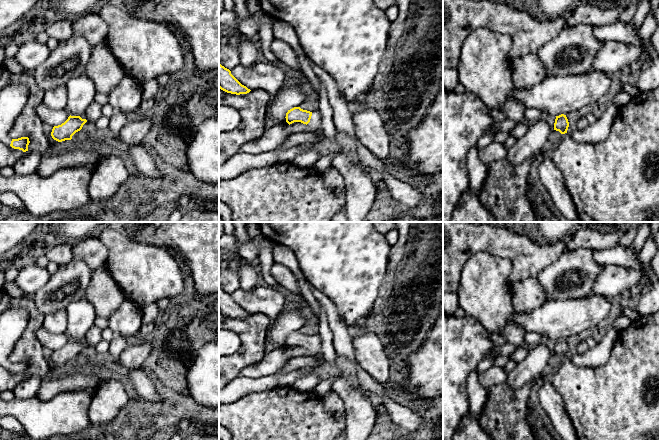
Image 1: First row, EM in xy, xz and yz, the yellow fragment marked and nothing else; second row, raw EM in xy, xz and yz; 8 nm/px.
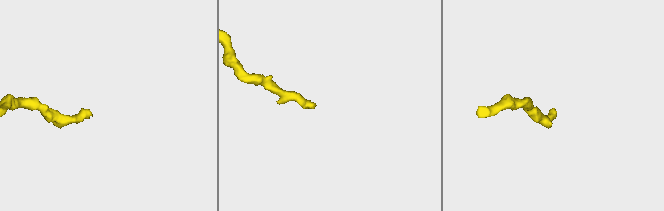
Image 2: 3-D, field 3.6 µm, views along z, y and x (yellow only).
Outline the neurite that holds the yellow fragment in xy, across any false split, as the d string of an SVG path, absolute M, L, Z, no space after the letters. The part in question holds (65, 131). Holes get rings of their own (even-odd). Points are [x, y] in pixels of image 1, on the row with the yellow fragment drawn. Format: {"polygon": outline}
{"polygon": "M93 101L86 109L84 119L80 116L70 115L64 123L53 127L51 136L58 142L71 140L72 136L80 131L87 121L95 124L101 116L102 106L96 101Z"}

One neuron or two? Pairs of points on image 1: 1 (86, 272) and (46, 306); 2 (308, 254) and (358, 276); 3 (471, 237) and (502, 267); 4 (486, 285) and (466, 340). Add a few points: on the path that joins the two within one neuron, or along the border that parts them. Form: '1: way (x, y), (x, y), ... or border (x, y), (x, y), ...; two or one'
1: way (73, 278), (54, 289), (50, 289), (46, 293); one
2: way (320, 254), (336, 254), (346, 264); one
3: border (509, 259), (486, 252), (476, 252), (466, 263); two
4: border (467, 315), (473, 316), (490, 332); two

